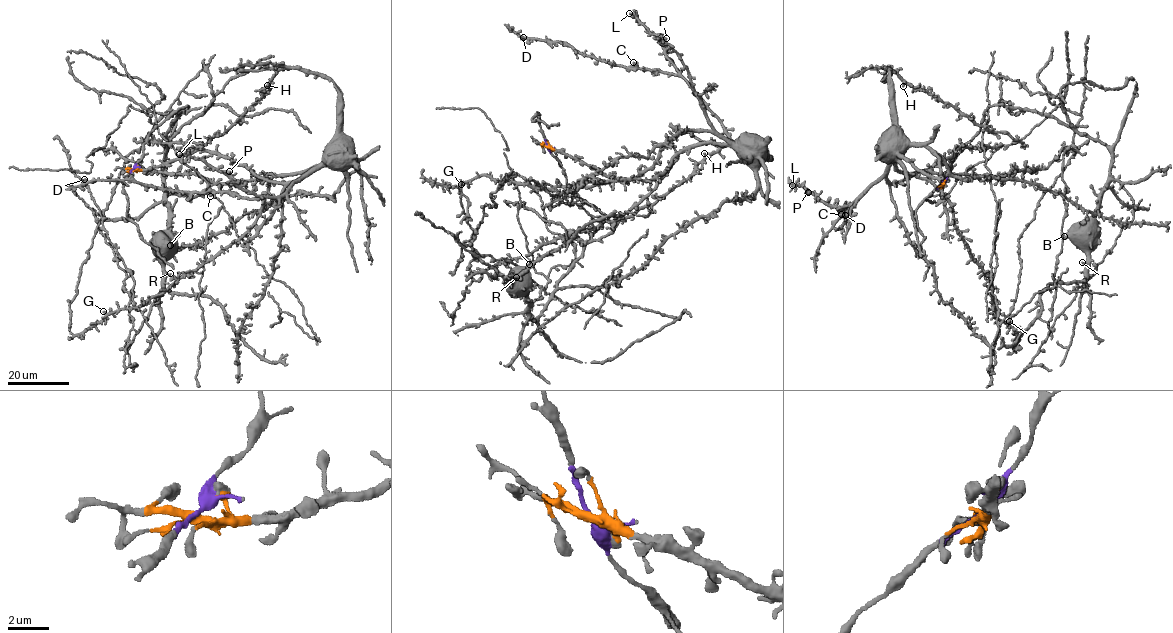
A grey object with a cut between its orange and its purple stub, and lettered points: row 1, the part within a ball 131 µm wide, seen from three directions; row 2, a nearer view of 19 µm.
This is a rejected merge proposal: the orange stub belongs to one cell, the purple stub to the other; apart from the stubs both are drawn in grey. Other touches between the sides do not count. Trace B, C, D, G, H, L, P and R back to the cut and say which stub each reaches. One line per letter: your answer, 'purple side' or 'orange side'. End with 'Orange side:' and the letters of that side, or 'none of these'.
B: purple side
C: orange side
D: orange side
G: orange side
H: orange side
L: orange side
P: orange side
R: purple side
Orange side: C, D, G, H, L, P

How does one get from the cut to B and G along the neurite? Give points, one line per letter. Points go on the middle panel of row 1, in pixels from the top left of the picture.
B: (547, 146), (571, 192), (599, 211), (603, 224), (534, 319), (526, 301), (529, 264)
G: (547, 147), (625, 180), (680, 133), (728, 142), (691, 145), (647, 180), (461, 184)

